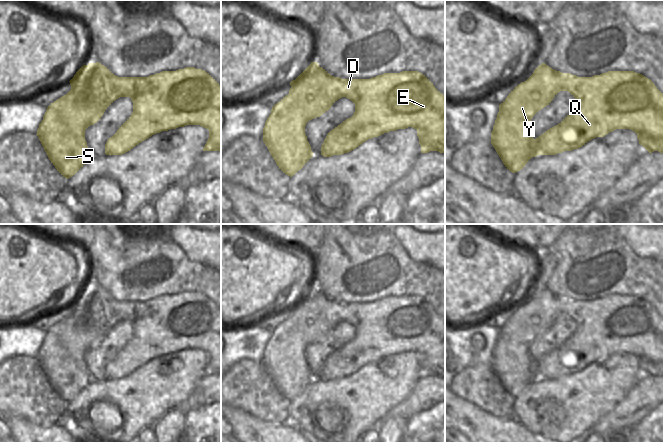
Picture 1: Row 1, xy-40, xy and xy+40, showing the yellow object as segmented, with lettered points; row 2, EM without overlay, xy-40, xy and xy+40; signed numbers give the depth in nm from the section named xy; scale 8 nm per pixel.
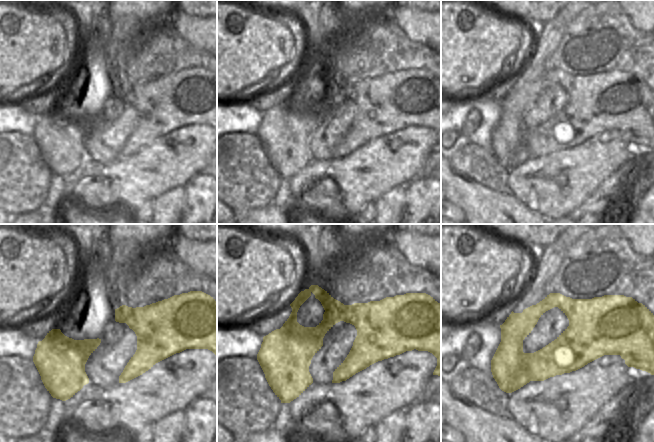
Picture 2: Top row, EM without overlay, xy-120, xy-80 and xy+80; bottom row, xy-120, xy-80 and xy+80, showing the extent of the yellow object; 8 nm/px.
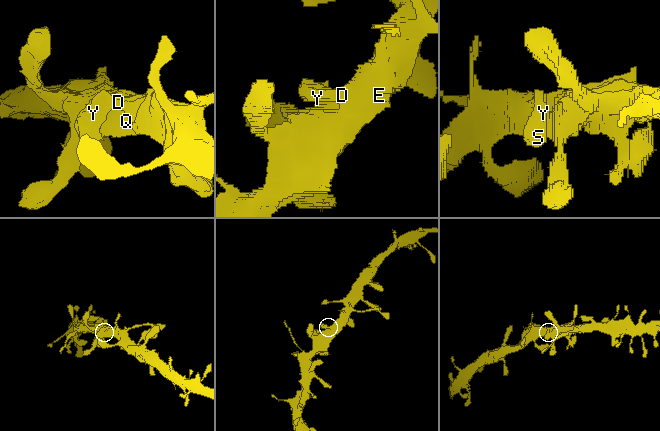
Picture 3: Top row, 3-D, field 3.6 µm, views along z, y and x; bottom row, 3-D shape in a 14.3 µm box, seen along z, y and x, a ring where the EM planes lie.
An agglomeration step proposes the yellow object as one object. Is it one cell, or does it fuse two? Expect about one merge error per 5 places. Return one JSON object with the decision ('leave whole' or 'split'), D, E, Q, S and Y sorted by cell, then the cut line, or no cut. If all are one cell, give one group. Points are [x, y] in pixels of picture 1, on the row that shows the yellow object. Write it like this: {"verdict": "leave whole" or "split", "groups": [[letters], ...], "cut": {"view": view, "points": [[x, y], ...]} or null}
{"verdict": "leave whole", "groups": [["D", "E", "Q", "S", "Y"]], "cut": null}

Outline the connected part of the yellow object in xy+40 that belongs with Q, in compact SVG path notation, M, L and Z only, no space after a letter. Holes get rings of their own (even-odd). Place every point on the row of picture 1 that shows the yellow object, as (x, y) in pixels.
M542 63L499 105L491 132L491 144L505 167L516 173L532 157L572 151L616 129L634 131L639 144L649 153L663 153L663 93L650 79L634 71L608 71L592 77L578 77L556 71ZM560 91L568 91L577 100L575 108L558 125L534 139L529 132L529 122Z

